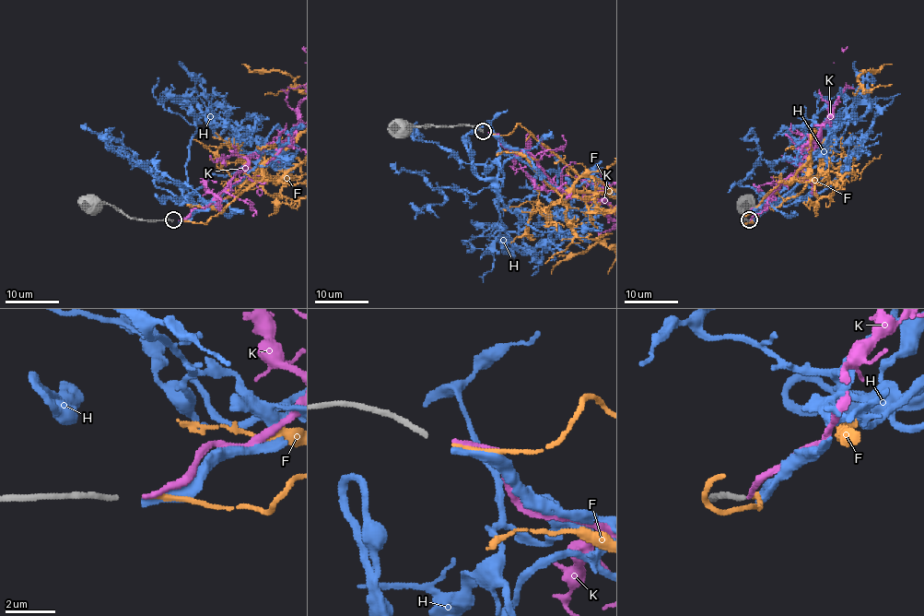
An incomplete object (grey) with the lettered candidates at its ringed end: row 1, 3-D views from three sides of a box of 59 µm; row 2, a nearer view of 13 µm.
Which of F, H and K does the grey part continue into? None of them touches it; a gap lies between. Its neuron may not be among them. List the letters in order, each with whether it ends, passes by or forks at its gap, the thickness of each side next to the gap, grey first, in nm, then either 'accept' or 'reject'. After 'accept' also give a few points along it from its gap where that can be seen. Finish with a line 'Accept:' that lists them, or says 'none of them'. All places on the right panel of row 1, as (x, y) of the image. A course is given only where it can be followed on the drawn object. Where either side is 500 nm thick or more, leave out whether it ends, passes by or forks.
F: it ends; calibres 220 and 190 nm; accept
H: it ends; calibres 220 and 280 nm; reject
K: it ends; calibres 220 and 170 nm; reject
Accept: F

